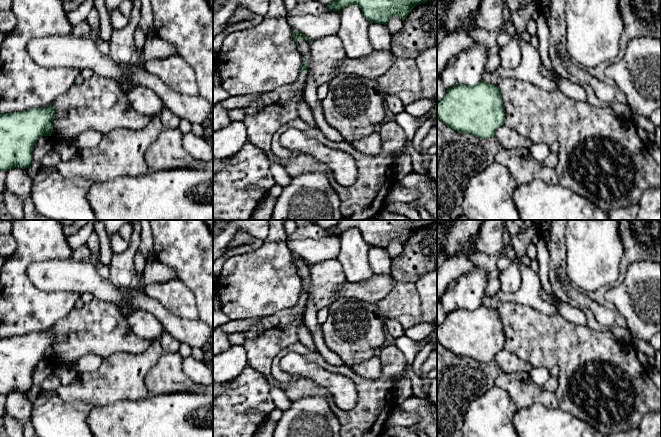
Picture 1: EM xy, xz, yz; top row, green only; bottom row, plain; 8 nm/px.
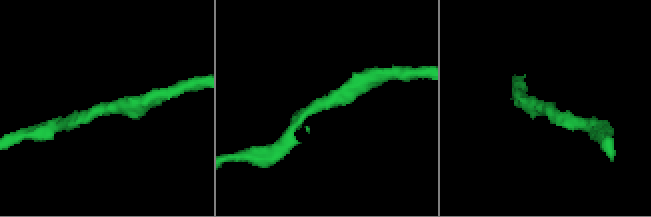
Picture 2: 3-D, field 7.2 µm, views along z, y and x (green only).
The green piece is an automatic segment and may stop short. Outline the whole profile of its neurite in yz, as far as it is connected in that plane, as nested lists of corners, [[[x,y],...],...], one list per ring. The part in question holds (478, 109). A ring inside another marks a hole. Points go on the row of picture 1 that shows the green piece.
[[[484,80],[475,85],[456,85],[437,102],[437,118],[457,132],[488,139],[504,125],[500,91]]]

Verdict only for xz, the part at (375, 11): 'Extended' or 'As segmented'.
As segmented

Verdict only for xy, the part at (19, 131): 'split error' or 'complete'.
complete

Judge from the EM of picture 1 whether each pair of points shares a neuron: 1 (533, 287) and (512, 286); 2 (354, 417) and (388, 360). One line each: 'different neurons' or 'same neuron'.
1: different neurons
2: same neuron

